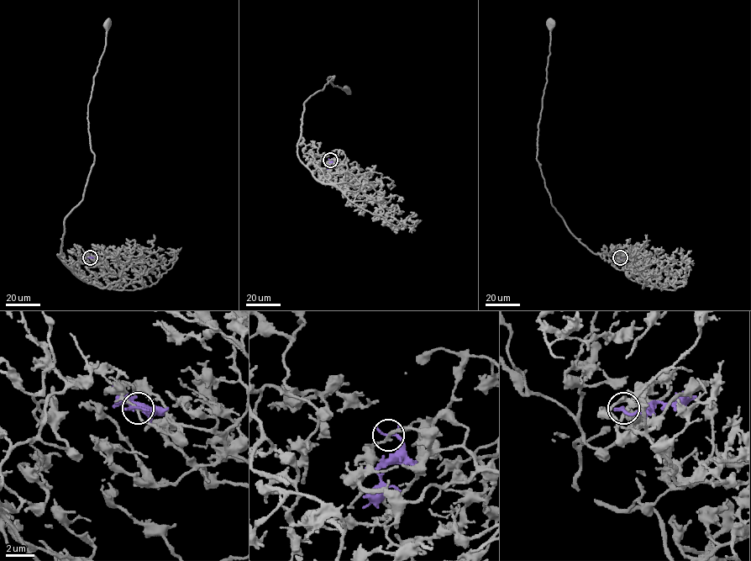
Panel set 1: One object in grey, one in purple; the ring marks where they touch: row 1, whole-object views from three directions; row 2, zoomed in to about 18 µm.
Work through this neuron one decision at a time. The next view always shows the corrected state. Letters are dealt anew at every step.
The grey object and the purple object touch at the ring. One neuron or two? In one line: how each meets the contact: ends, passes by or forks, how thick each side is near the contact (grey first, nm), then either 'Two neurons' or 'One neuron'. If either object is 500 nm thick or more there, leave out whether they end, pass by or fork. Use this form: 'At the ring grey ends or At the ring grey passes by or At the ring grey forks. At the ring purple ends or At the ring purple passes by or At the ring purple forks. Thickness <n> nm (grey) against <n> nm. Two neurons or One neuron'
At the ring grey passes by. At the ring purple ends. Thickness 190 nm (grey) against 260 nm. Two neurons

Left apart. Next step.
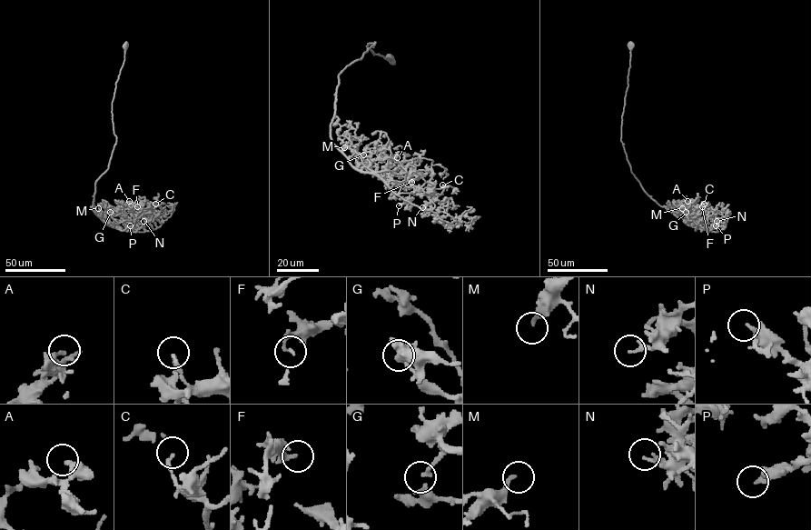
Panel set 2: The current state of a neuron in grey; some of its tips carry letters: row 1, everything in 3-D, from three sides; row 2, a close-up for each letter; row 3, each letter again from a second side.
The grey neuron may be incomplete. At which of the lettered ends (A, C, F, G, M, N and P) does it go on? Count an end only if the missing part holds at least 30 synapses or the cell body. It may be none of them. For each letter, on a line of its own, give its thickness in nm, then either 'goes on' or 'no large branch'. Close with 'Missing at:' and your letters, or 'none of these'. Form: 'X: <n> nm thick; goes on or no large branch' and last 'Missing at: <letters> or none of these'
A: 220 nm thick; no large branch
C: 180 nm thick; no large branch
F: 220 nm thick; no large branch
G: 170 nm thick; no large branch
M: 180 nm thick; no large branch
N: 170 nm thick; no large branch
P: 130 nm thick; no large branch
Missing at: none of these

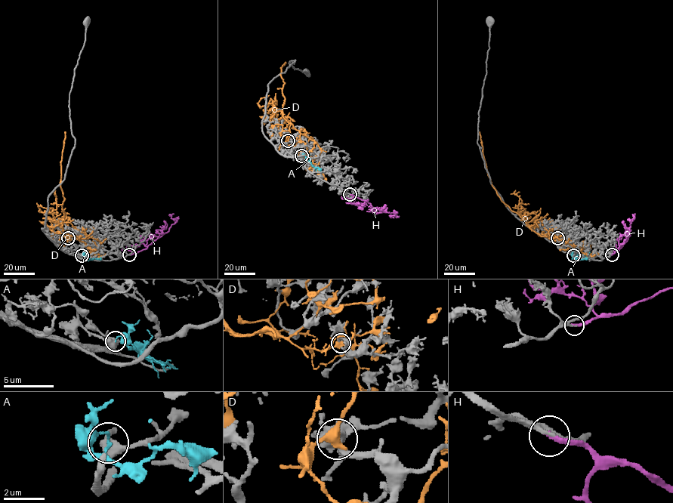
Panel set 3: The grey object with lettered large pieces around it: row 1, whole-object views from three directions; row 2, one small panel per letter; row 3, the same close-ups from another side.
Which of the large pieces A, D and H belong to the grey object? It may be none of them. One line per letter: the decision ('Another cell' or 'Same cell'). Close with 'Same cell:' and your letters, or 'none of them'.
A: Another cell
D: Another cell
H: Same cell
Same cell: H

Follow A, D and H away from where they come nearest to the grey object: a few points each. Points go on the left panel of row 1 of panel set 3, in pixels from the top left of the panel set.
A: (81, 255), (93, 259), (97, 252)
D: (68, 238), (70, 236), (63, 231), (64, 199), (60, 186), (65, 131)
H: (129, 254), (145, 249), (166, 232), (175, 223), (171, 217), (174, 214)

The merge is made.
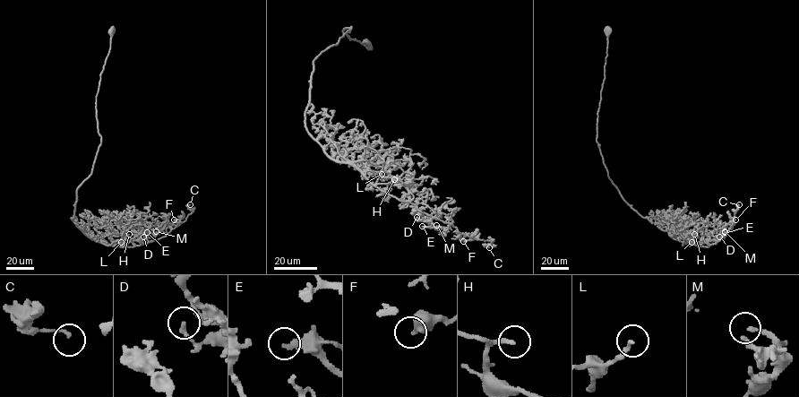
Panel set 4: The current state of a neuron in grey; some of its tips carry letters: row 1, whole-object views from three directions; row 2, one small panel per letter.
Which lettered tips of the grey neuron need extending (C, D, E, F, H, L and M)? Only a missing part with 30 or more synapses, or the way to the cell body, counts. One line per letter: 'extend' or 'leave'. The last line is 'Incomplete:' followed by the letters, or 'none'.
C: leave
D: leave
E: leave
F: leave
H: extend
L: extend
M: leave
Incomplete: H, L

